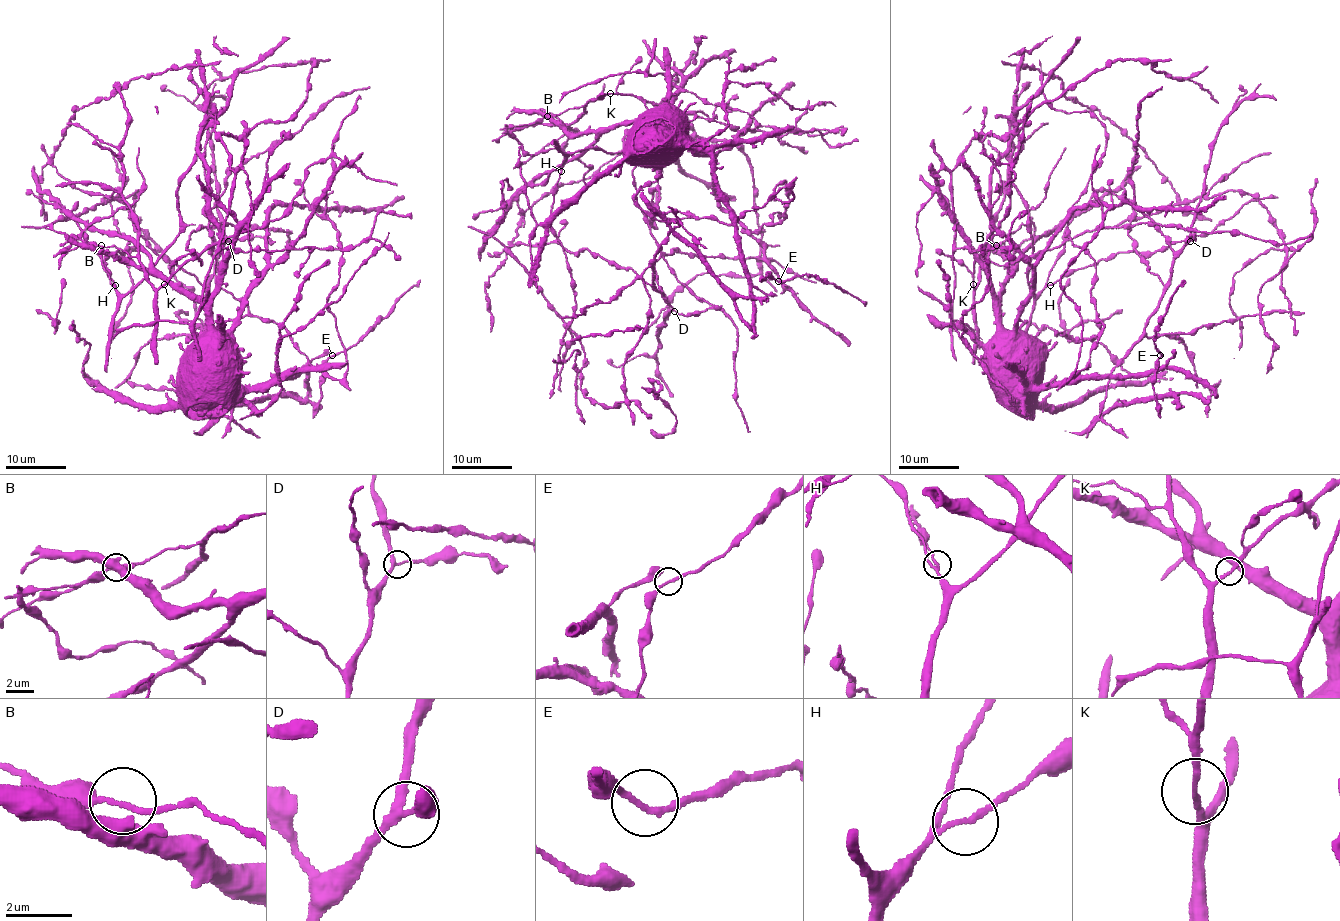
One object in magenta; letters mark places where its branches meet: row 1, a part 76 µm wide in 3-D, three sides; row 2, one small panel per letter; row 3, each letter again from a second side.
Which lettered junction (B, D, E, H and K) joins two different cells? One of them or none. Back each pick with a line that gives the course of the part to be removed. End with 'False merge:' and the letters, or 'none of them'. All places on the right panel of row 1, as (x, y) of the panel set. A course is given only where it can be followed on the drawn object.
False merge: none of them

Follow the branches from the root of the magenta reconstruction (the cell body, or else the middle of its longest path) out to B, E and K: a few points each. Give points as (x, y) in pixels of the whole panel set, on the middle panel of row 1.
B: (673, 127), (673, 139), (677, 142), (655, 121), (618, 122), (594, 131), (565, 133), (547, 116)
E: (673, 127), (682, 142), (710, 157), (713, 184), (735, 226), (745, 276), (768, 294), (774, 293), (778, 281)
K: (673, 127), (673, 139), (677, 142), (658, 121), (668, 109), (638, 97), (611, 93)

